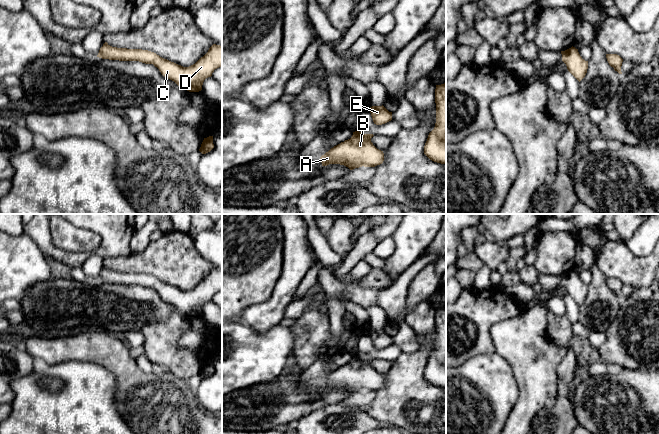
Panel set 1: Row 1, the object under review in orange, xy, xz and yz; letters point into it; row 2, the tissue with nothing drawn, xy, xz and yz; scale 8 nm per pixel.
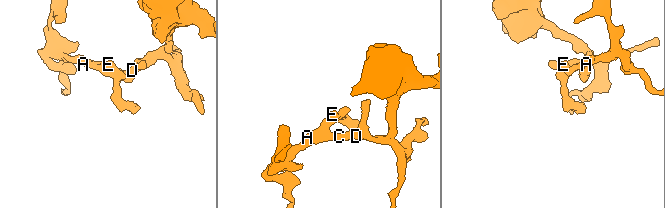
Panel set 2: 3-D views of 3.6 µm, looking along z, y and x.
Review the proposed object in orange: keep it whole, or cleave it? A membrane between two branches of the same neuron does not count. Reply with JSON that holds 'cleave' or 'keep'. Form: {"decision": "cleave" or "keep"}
{"decision": "keep"}

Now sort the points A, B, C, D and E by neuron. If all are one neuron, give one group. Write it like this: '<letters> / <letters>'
A B C D E

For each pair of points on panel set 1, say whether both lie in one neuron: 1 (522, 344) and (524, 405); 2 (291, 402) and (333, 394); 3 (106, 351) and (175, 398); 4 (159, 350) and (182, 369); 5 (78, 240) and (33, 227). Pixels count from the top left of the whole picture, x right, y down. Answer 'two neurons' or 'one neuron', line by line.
1: one neuron
2: one neuron
3: one neuron
4: one neuron
5: two neurons

